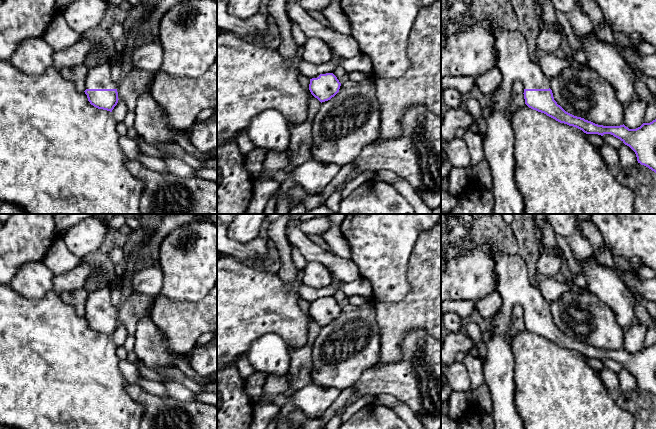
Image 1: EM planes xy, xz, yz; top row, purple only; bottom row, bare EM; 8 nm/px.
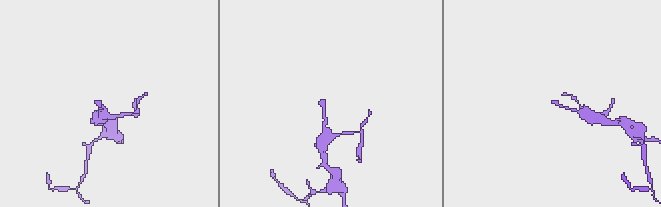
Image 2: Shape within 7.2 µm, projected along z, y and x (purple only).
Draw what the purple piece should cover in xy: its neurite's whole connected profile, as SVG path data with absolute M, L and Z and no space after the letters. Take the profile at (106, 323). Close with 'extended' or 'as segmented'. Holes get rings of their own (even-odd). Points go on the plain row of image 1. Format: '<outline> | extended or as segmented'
M108 286L90 292L84 316L91 329L112 336L119 323L117 308L112 305L110 295L111 290Z | extended

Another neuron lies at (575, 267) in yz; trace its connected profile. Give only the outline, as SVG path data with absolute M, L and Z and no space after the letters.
M558 234L555 235L555 238L559 248L563 252L562 258L564 258L567 261L567 265L571 271L572 277L583 275L582 266L579 263L579 261L574 257L572 250L565 238Z

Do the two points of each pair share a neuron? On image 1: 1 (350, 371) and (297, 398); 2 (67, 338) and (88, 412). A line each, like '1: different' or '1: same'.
1: different
2: same

